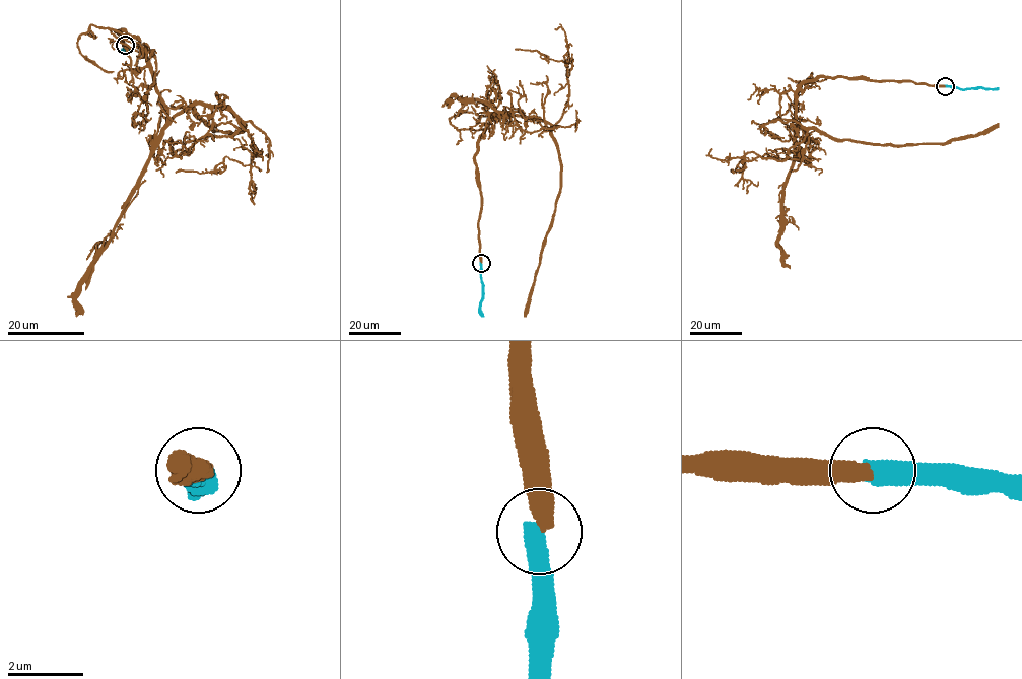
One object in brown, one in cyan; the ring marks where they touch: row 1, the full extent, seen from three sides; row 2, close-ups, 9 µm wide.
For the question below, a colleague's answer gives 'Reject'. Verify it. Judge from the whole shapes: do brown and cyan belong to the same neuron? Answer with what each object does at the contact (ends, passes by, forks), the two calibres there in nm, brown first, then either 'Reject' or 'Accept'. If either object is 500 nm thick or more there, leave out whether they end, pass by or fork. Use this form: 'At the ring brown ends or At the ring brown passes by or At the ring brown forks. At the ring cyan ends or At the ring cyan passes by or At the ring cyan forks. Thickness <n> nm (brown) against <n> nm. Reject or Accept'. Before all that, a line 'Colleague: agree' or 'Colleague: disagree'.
Colleague: agree
Thickness 440 nm (brown) against 550 nm. Reject

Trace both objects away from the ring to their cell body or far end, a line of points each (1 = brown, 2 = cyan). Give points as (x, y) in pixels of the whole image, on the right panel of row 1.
1: (945, 86), (816, 77), (796, 93), (793, 127), (900, 145), (942, 144), (986, 132), (999, 123)
2: (945, 86), (962, 89), (999, 88)

